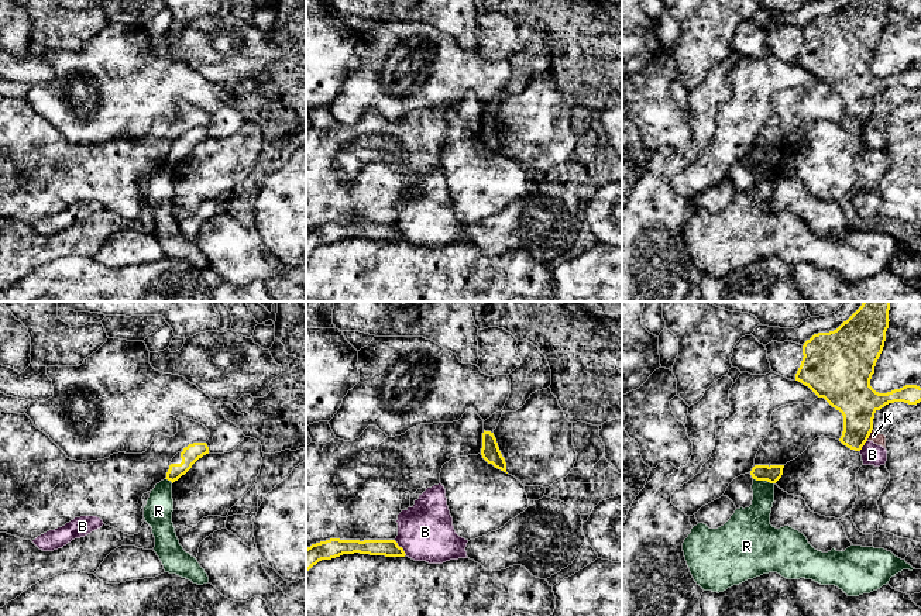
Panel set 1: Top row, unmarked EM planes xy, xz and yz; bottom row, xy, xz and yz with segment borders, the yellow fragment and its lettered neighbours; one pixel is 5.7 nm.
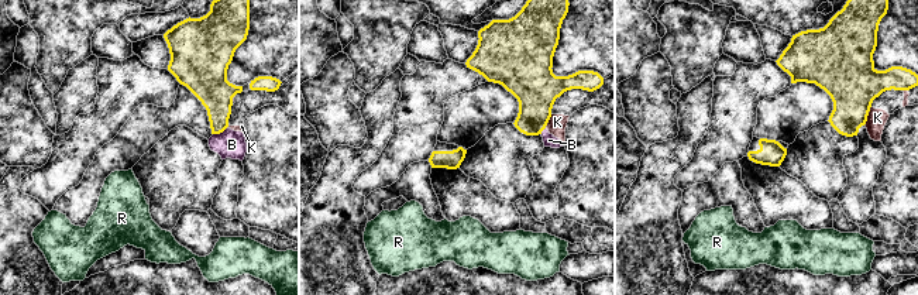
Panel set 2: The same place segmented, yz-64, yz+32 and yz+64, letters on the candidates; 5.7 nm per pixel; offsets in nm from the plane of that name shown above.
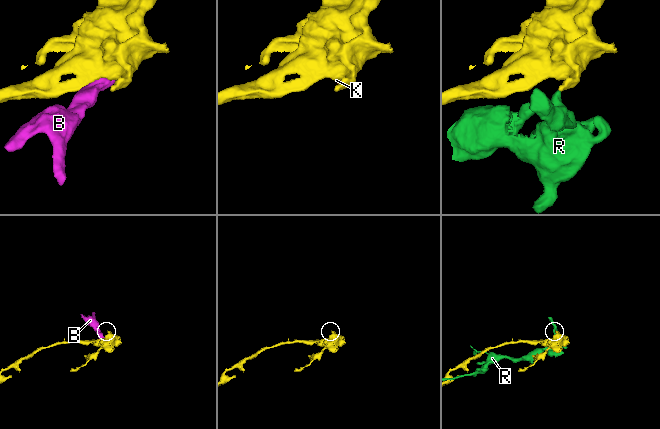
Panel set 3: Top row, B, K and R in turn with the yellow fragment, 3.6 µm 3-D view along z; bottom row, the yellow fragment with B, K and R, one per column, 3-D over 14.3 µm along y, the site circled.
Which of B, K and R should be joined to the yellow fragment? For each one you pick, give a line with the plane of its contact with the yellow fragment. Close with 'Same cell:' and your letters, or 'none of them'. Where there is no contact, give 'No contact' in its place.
Same cell: none of them

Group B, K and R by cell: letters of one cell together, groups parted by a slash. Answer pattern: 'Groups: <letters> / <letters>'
Groups: B K / R

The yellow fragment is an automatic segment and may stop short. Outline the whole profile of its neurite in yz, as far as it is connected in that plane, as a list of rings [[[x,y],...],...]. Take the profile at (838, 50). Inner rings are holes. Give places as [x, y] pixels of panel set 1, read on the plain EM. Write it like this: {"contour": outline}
{"contour": [[[850,0],[836,14],[814,18],[803,30],[804,41],[795,65],[842,97],[839,125],[855,135],[860,135],[867,125],[877,94],[894,86],[921,86],[917,69],[887,78],[870,70],[889,6],[889,0]]]}

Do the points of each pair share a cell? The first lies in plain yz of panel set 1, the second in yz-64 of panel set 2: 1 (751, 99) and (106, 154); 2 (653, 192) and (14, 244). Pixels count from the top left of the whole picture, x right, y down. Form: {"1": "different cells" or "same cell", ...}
{"1": "different cells", "2": "same cell"}

